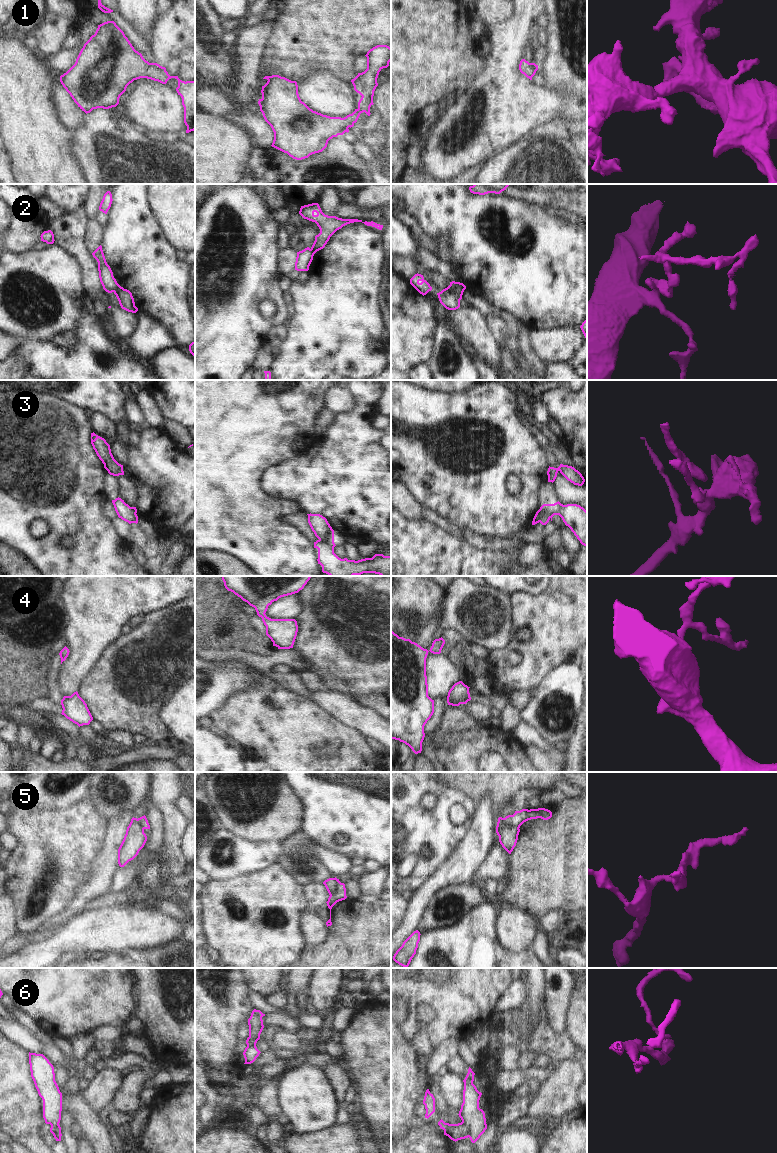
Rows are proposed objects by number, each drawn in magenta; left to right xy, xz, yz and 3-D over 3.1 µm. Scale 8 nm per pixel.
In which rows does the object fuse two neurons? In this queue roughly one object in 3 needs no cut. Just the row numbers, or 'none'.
2, 3, 5, 6

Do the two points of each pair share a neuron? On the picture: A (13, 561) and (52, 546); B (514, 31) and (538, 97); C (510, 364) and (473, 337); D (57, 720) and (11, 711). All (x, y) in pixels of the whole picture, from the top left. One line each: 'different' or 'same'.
A: different
B: same
C: different
D: different

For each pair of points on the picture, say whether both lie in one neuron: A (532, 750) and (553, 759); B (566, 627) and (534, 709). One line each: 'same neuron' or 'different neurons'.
A: same neuron
B: different neurons

